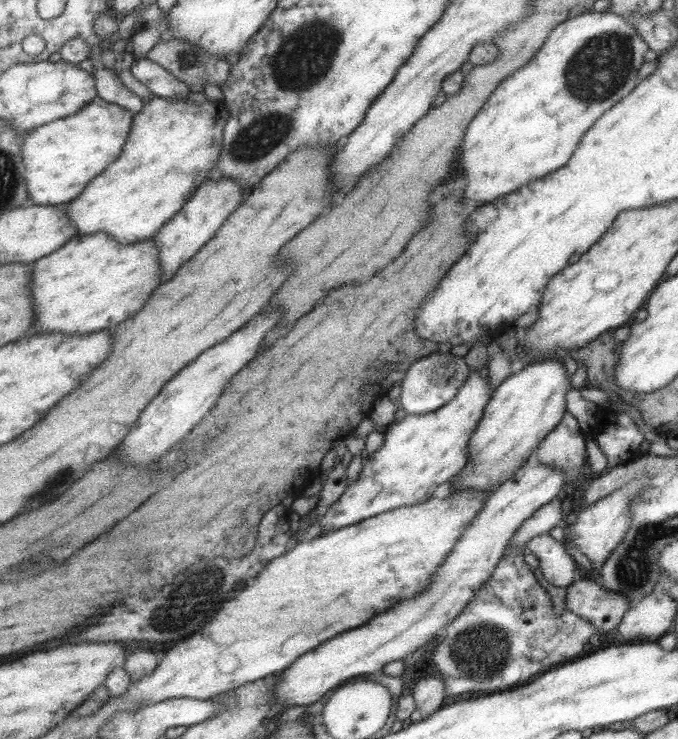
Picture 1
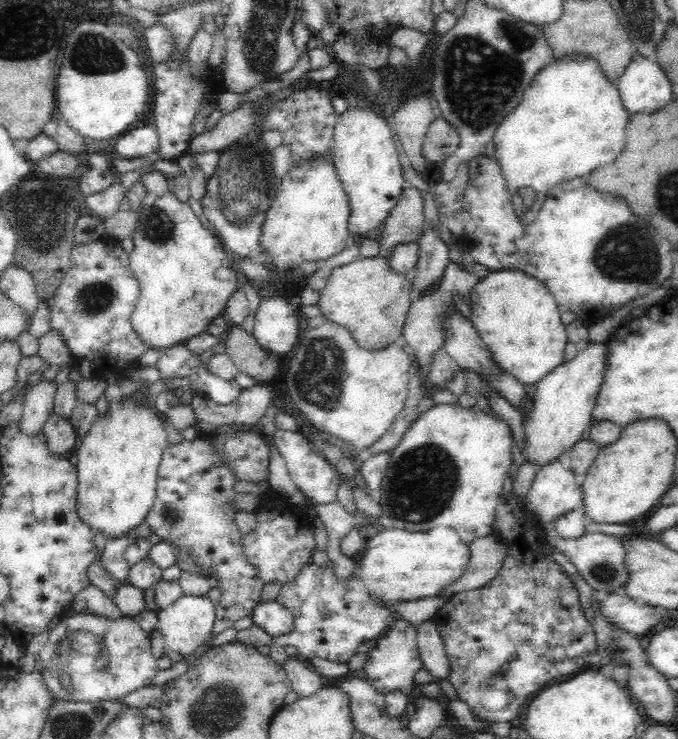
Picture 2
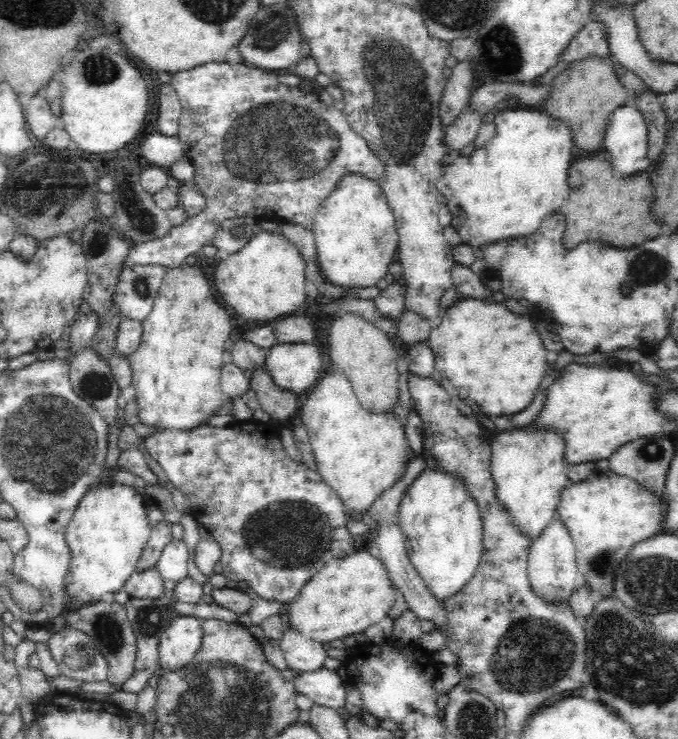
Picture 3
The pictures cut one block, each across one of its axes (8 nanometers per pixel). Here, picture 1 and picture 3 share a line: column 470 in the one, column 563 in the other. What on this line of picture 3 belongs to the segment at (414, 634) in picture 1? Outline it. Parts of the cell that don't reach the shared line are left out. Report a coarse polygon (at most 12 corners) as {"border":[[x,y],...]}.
{"border":[[559,515],[531,542],[537,596],[569,599],[580,580],[575,545]]}

